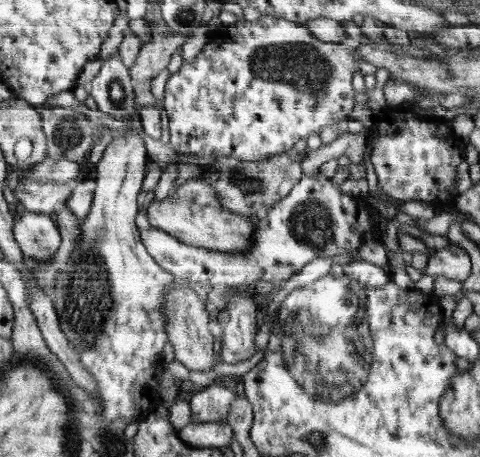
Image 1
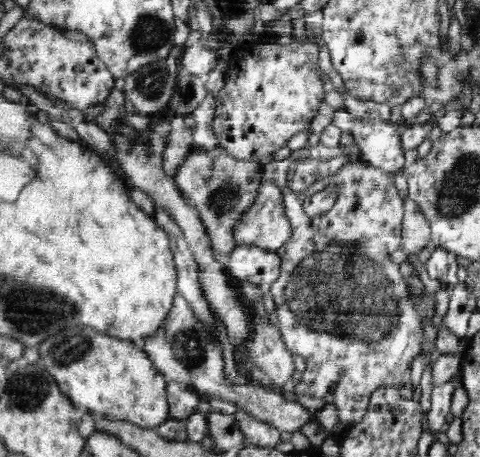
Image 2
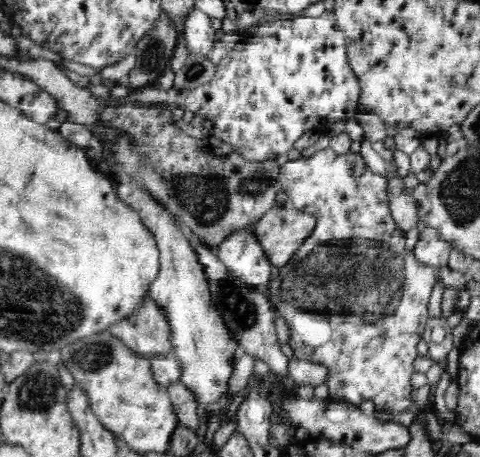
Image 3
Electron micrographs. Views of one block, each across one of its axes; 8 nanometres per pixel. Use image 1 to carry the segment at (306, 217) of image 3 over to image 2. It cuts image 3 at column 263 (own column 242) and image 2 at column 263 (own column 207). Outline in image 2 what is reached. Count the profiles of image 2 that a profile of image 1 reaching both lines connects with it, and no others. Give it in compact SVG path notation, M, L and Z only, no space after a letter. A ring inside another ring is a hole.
M260 184L256 202L242 214L240 222L234 226L234 240L238 246L258 246L268 252L278 252L292 236L292 224L286 216L284 196L278 186L274 184Z

